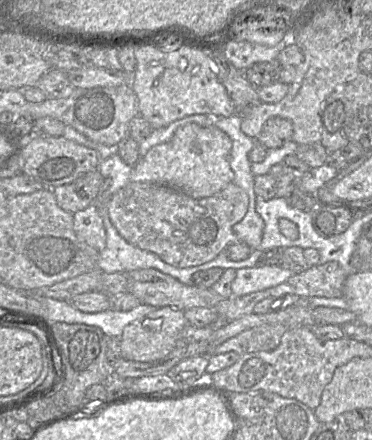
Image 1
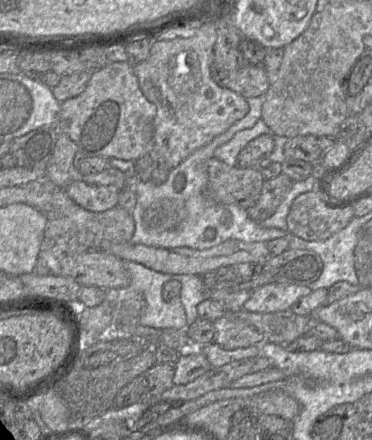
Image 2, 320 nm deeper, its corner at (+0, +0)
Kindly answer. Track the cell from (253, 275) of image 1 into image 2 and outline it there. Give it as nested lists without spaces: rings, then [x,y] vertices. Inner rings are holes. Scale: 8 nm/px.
[[[271,283],[252,291],[243,310],[266,314],[283,313],[312,290],[308,286]]]

